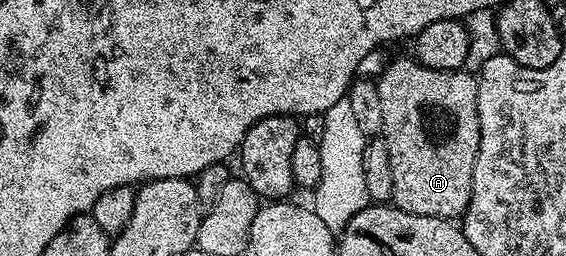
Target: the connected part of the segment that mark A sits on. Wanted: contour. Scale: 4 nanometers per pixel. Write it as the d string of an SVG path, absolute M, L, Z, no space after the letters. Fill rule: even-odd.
M392 59L387 67L378 73L377 76L379 93L381 94L381 118L383 119L381 138L387 143L389 166L393 166L393 194L391 195L391 200L394 207L405 210L409 214L459 218L462 217L469 206L469 198L473 190L473 166L477 162L477 154L479 153L479 115L477 114L477 90L479 89L479 82L470 71L460 70L450 72L449 70L433 70L429 66L419 63L418 59L410 59Z

